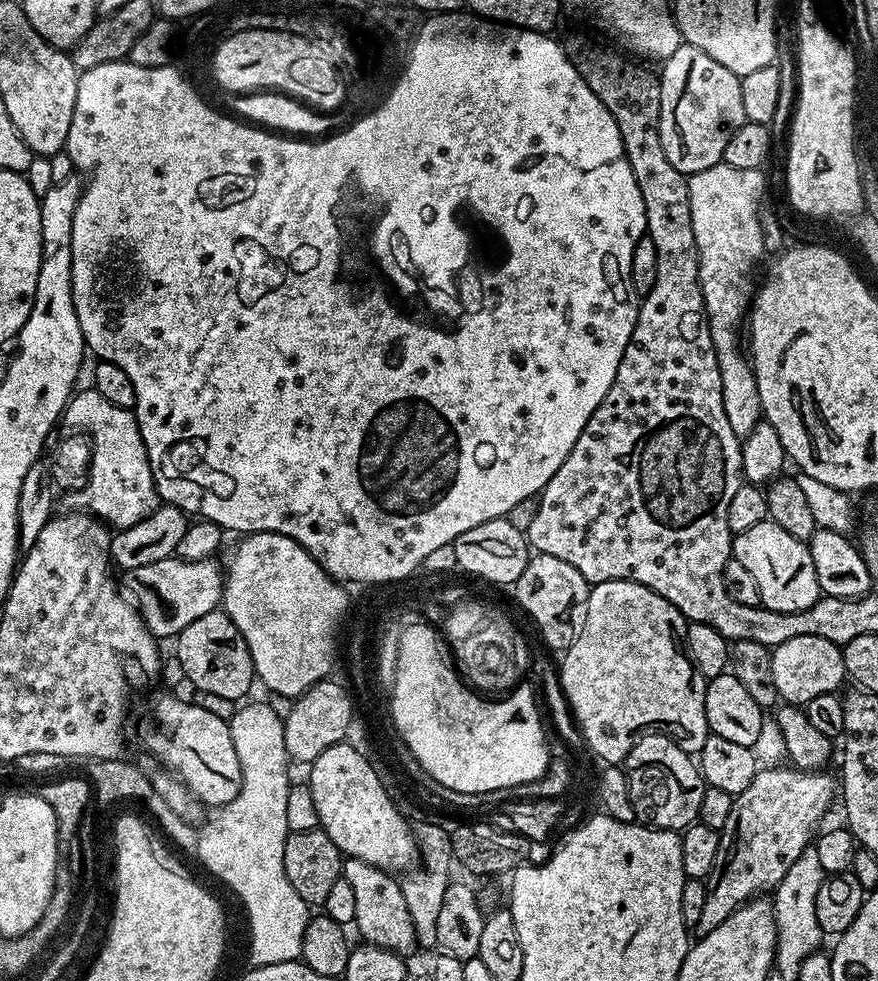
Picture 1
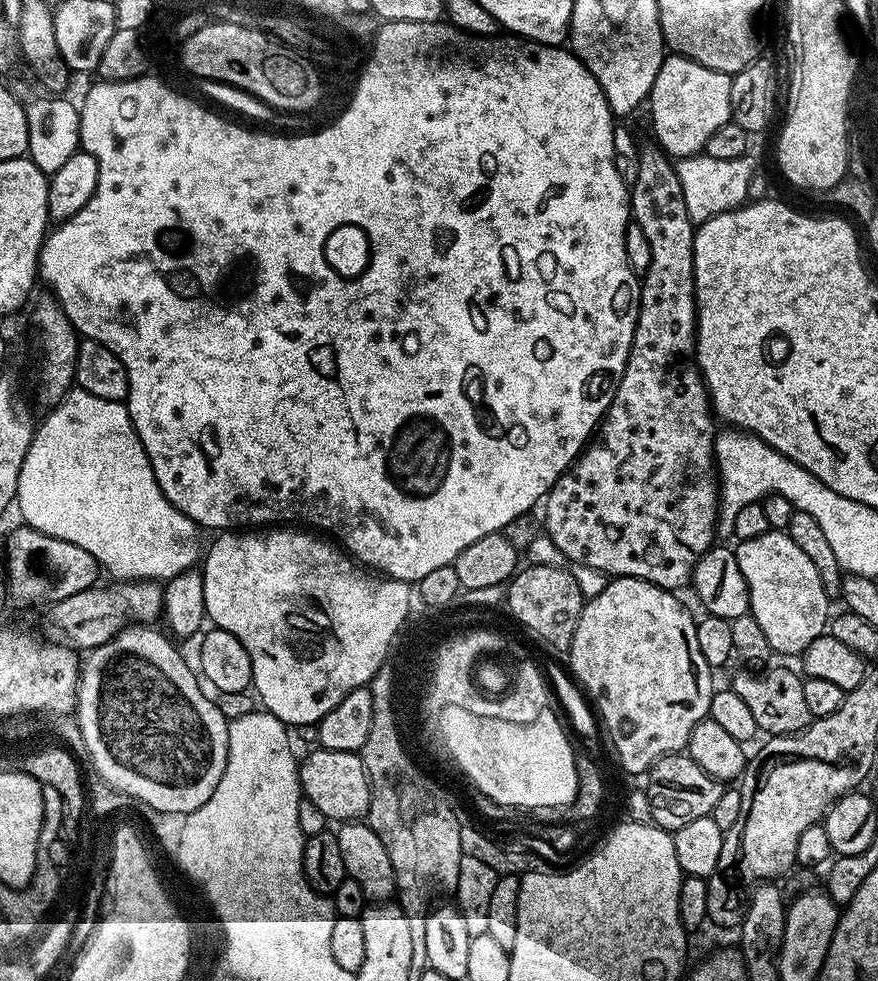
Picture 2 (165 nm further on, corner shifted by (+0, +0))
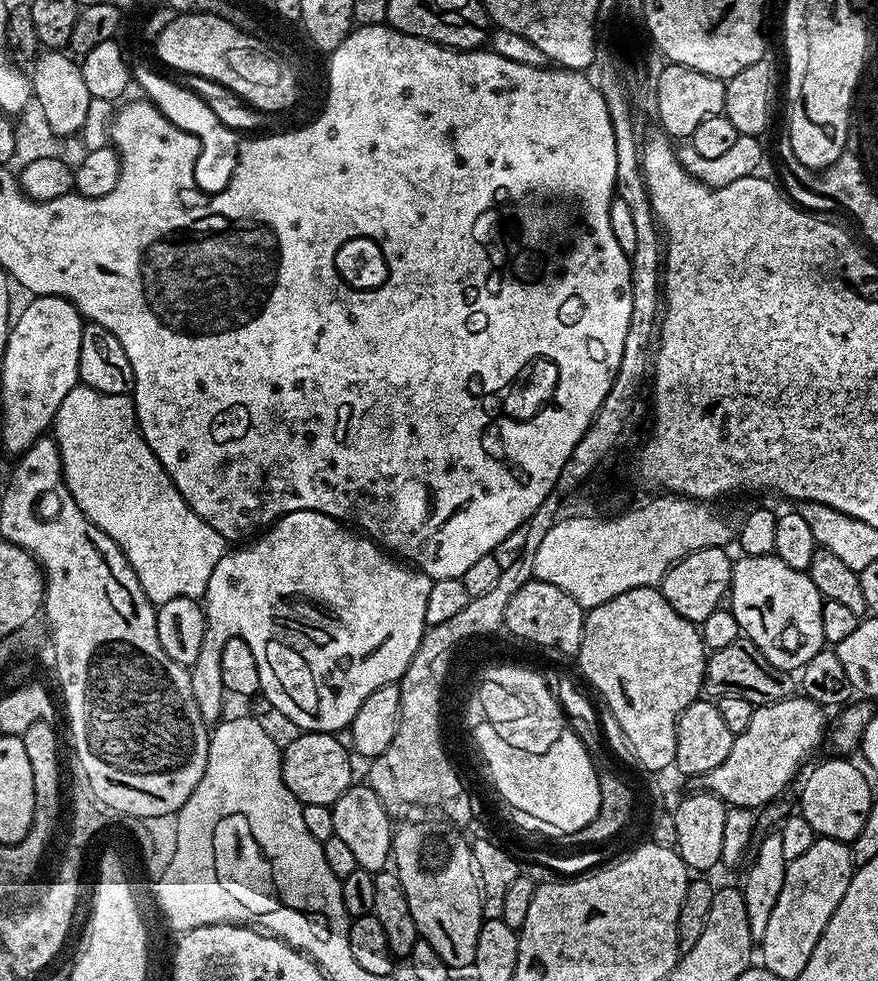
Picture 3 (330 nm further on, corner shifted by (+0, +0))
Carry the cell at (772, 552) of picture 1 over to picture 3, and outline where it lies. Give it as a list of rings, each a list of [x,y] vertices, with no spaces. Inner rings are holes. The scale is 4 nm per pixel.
[[[741,555],[732,566],[730,607],[741,633],[784,672],[804,667],[824,647],[822,606],[825,599],[807,572],[786,566],[782,558]]]

